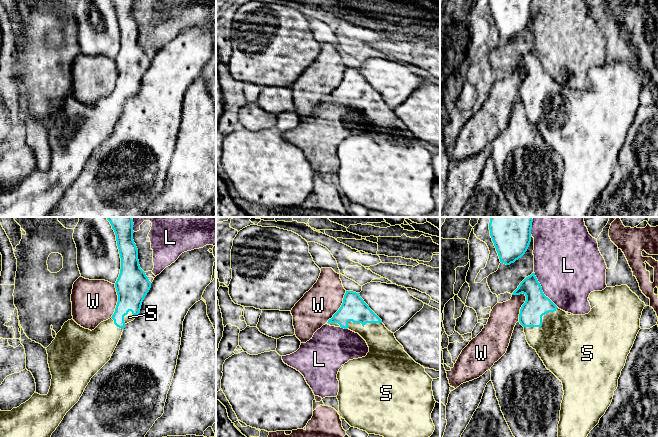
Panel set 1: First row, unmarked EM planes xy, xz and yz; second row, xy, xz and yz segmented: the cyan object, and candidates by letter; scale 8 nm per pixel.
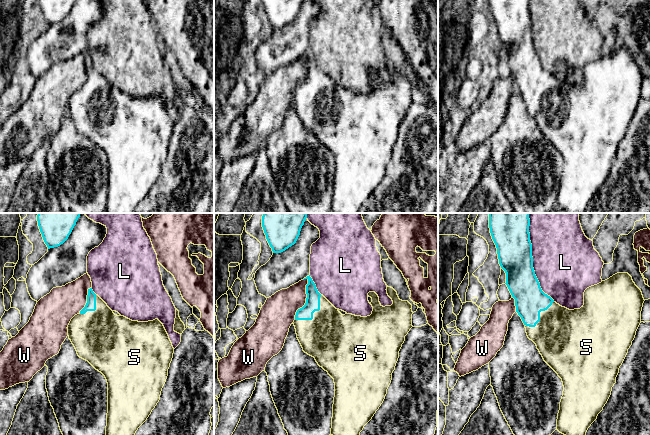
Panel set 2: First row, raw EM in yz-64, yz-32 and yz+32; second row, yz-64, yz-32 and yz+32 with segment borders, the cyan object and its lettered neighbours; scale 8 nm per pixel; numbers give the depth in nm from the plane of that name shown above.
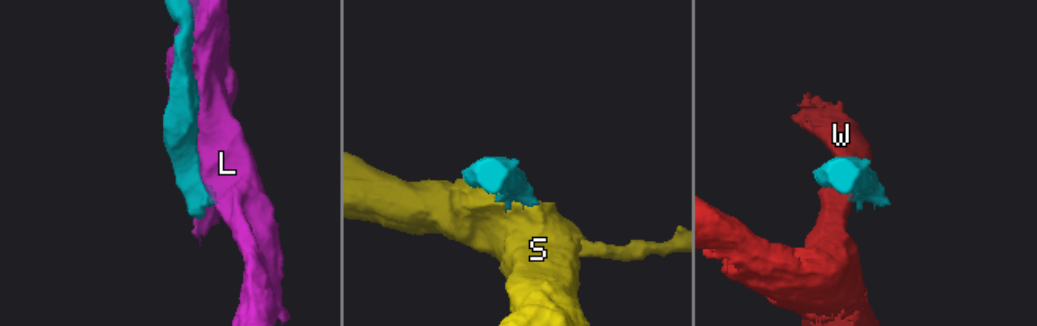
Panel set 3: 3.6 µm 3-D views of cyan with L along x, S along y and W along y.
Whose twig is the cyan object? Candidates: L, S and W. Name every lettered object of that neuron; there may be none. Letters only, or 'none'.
S

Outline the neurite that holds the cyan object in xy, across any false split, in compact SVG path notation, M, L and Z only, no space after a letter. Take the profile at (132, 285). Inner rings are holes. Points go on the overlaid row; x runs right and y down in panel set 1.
M106 217L116 235L121 258L121 269L115 283L118 302L112 317L94 330L68 320L46 348L52 375L47 395L34 393L32 397L11 411L0 410L0 437L51 437L66 413L79 401L91 378L110 360L125 328L140 313L142 302L151 288L151 282L140 268L138 249L133 240L132 217Z

